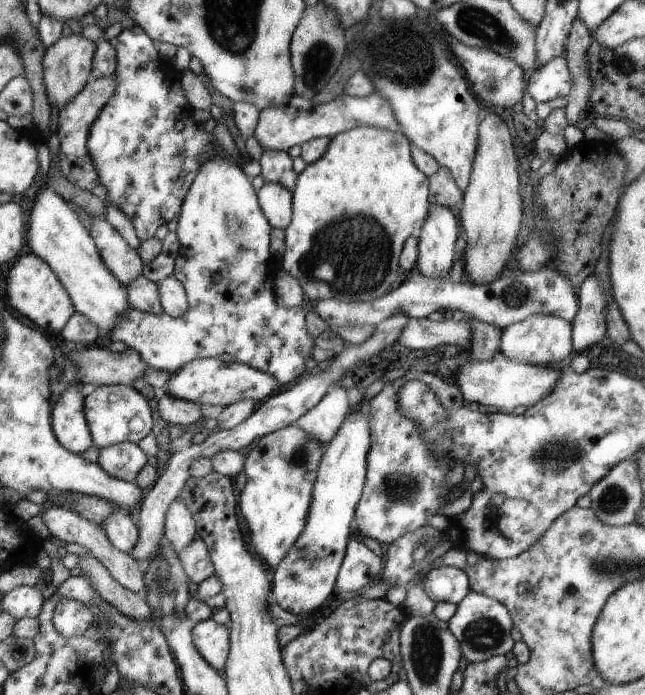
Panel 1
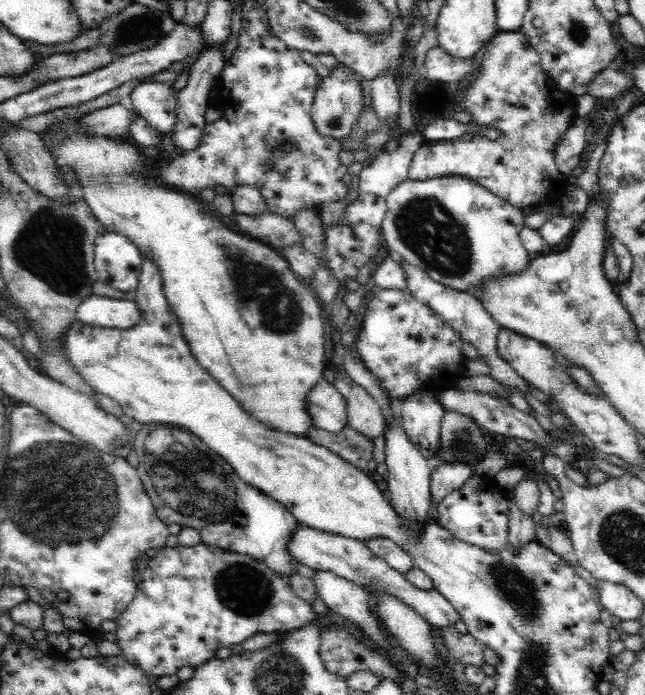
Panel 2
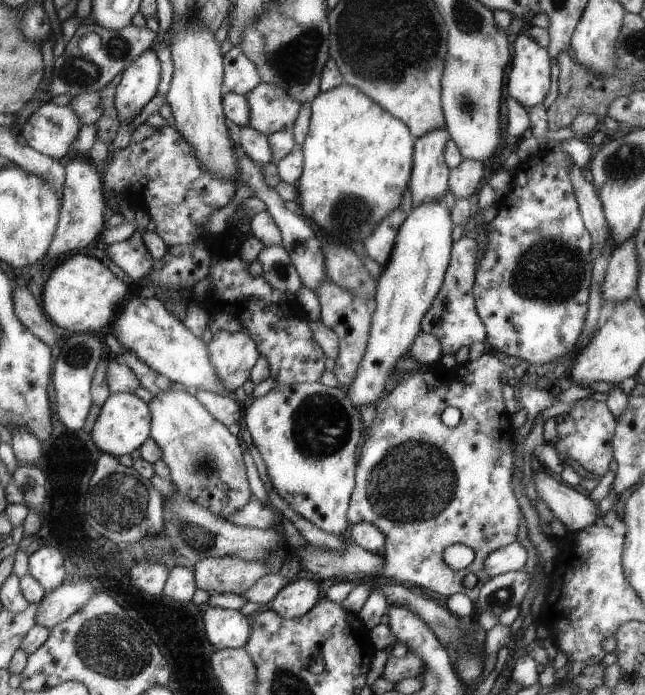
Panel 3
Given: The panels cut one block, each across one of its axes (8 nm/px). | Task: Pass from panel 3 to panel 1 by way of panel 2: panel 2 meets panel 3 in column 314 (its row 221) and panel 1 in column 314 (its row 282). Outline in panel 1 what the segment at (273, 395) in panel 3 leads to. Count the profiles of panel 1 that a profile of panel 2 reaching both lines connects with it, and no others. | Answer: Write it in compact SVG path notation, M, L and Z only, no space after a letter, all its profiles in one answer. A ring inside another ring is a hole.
M290 424L286 428L276 430L258 439L257 444L245 460L244 473L246 485L239 497L242 504L244 523L250 532L250 543L254 551L271 568L276 569L282 563L290 548L301 538L309 522L310 508L313 504L313 492L316 487L317 474L320 470L321 460L325 455L325 445L316 440L310 432L306 432L298 424Z

